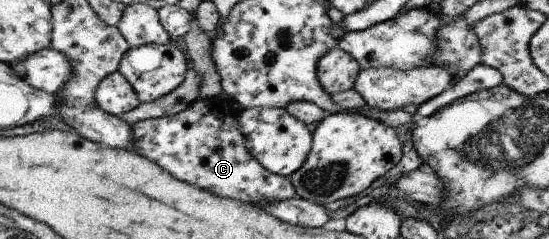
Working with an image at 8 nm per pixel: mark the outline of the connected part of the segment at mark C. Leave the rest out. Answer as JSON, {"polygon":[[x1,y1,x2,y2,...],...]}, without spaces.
{"polygon":[[221,96,199,97,175,115,134,123,134,151,160,165,175,179,222,198,246,204,272,204,297,197,290,176,267,171,248,152,237,114,235,104]]}

